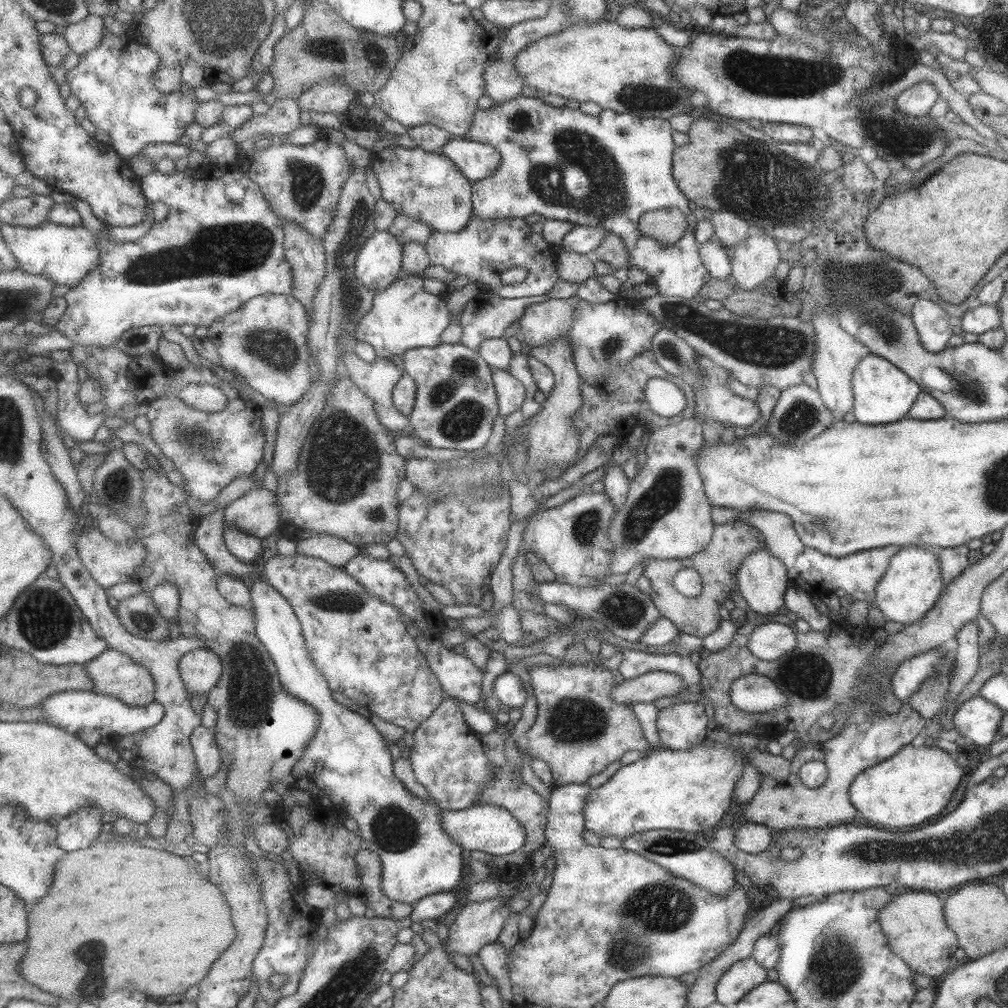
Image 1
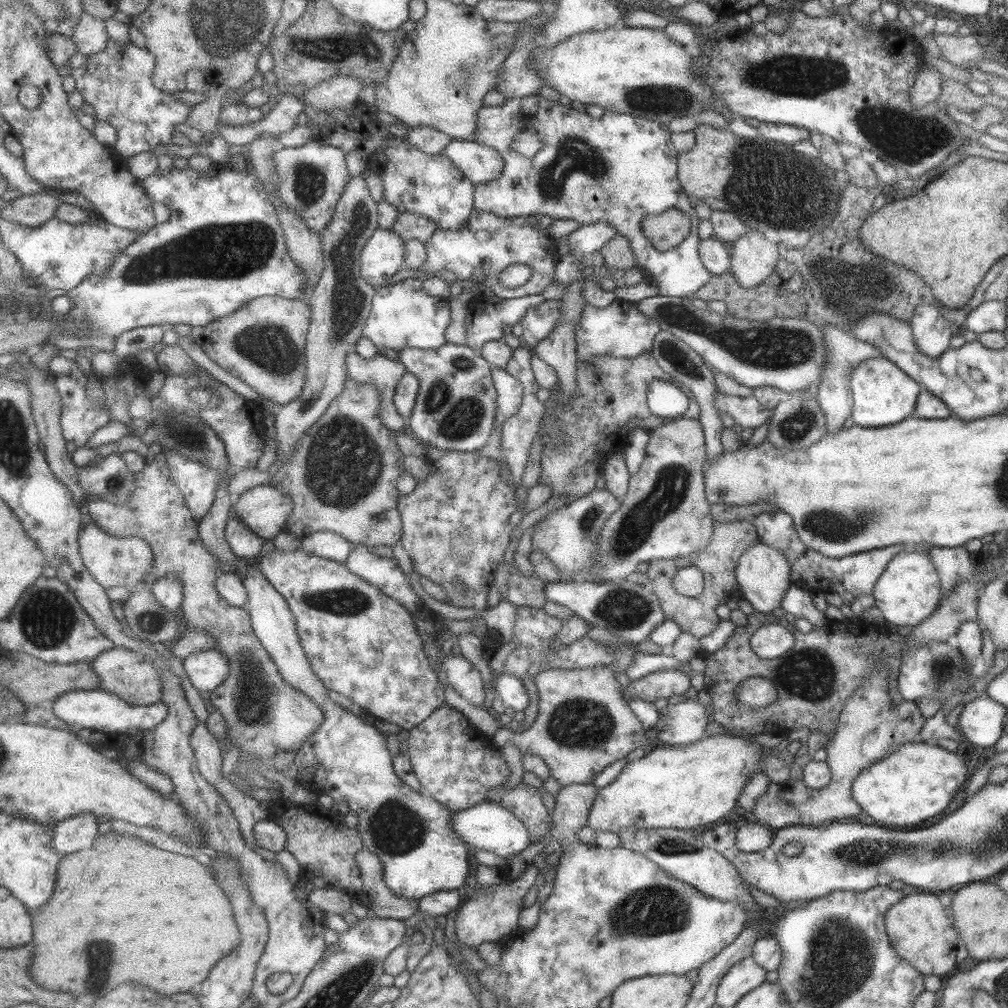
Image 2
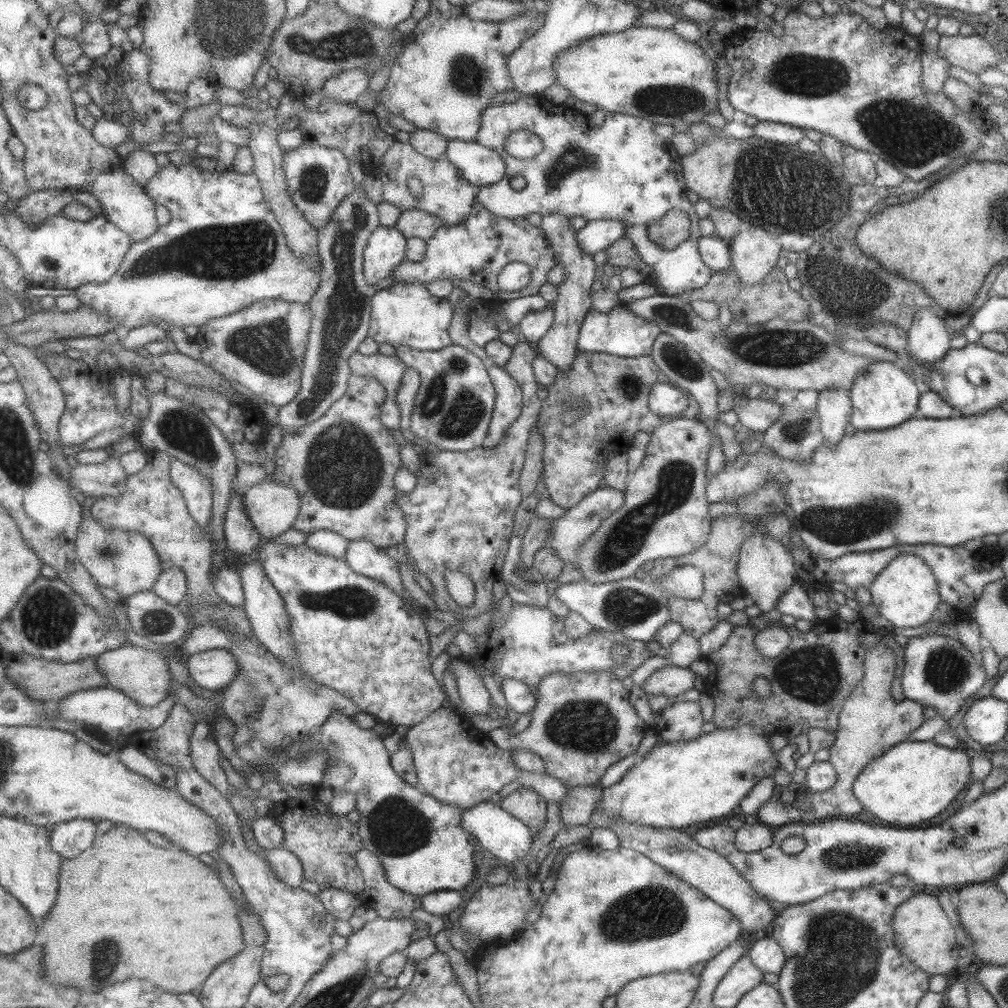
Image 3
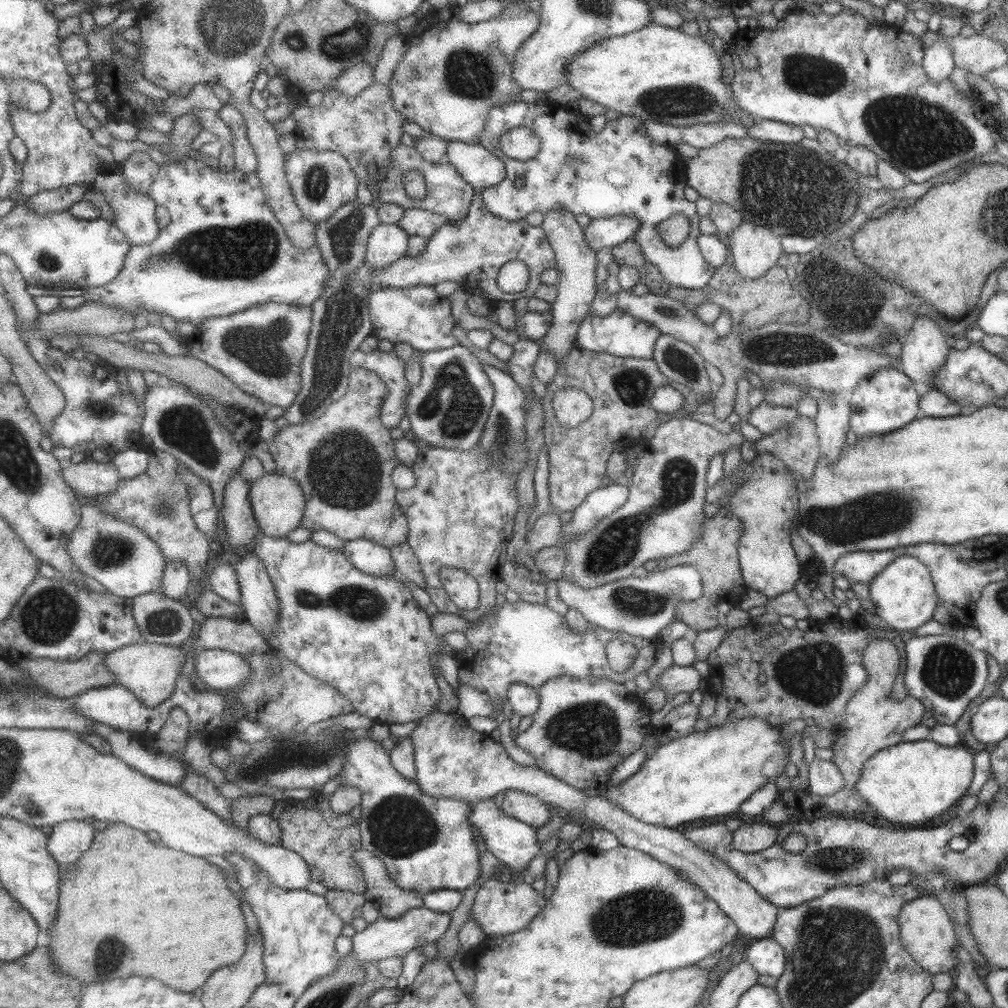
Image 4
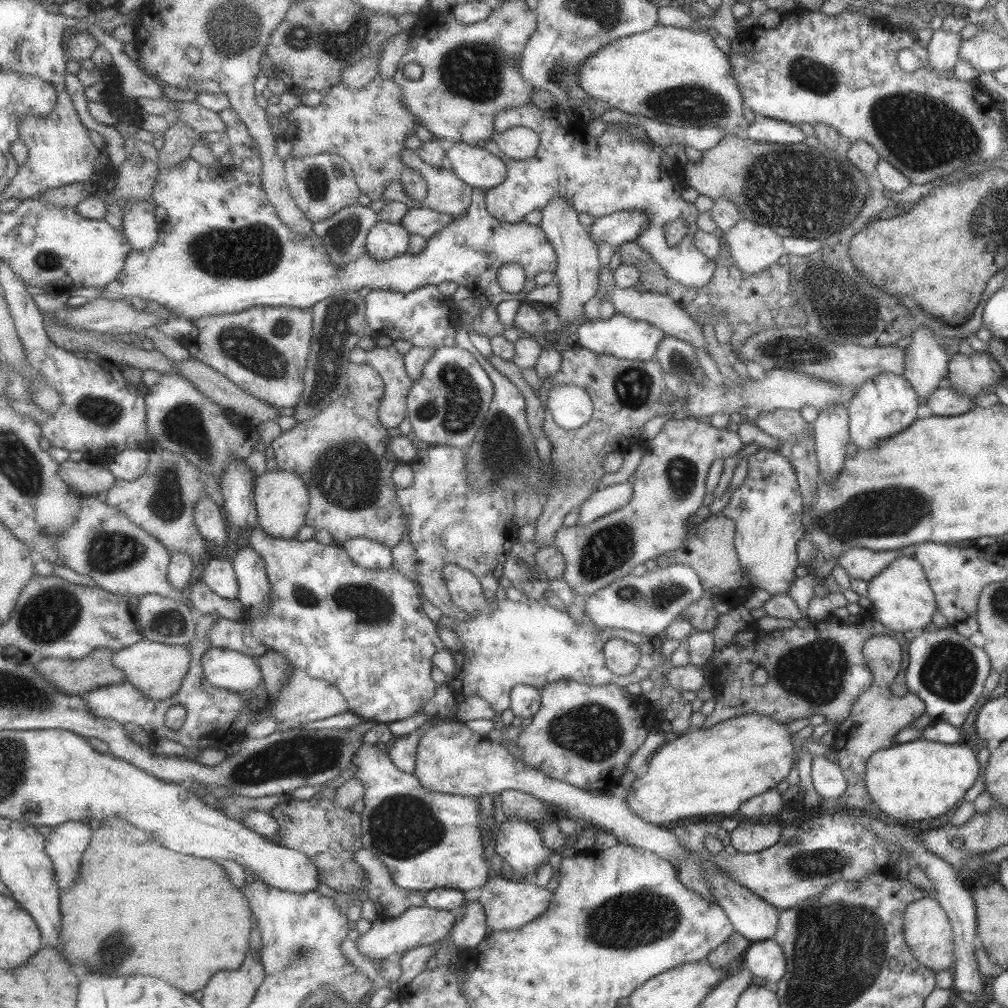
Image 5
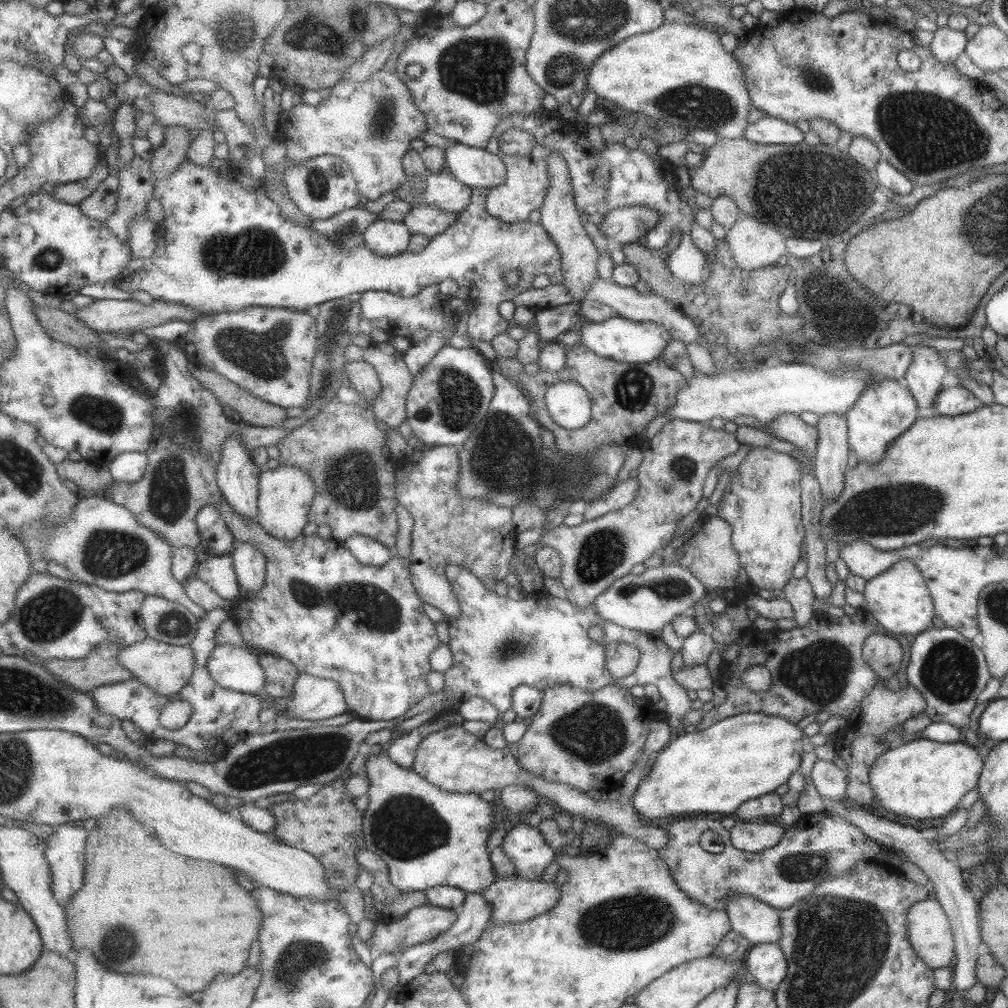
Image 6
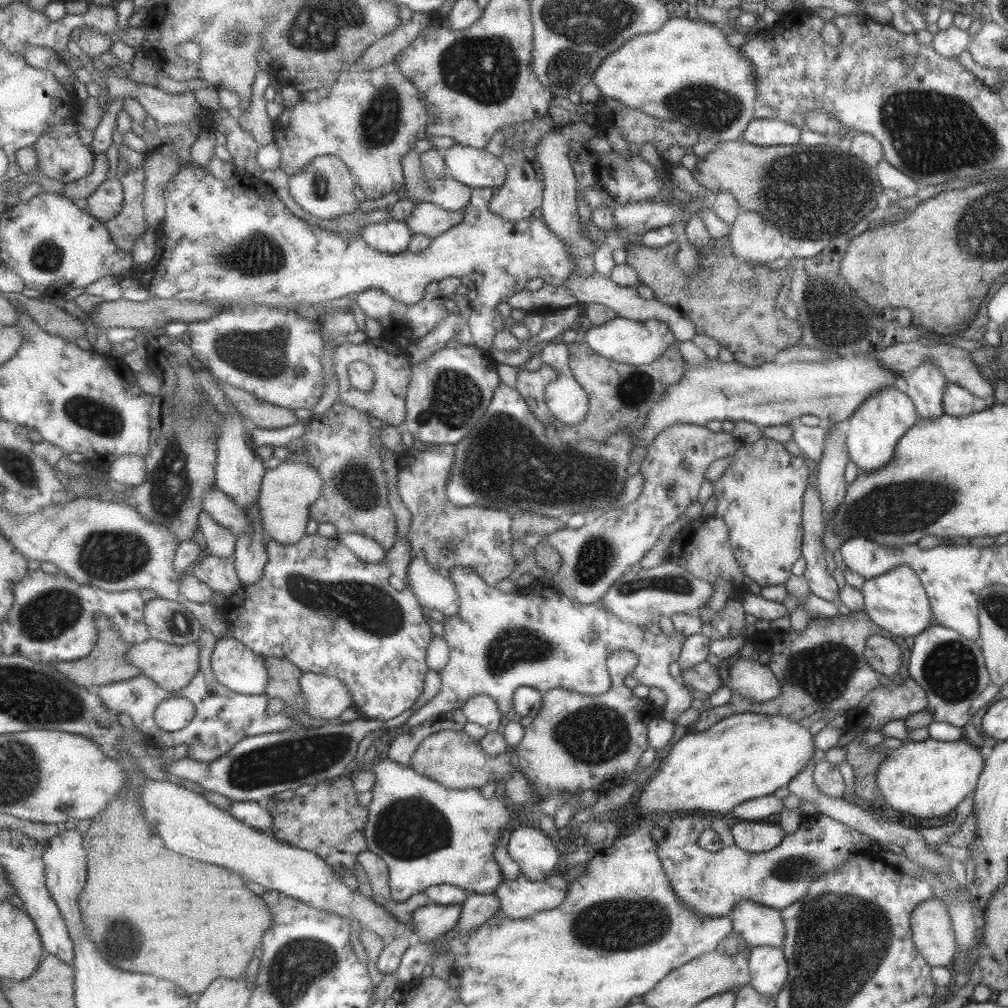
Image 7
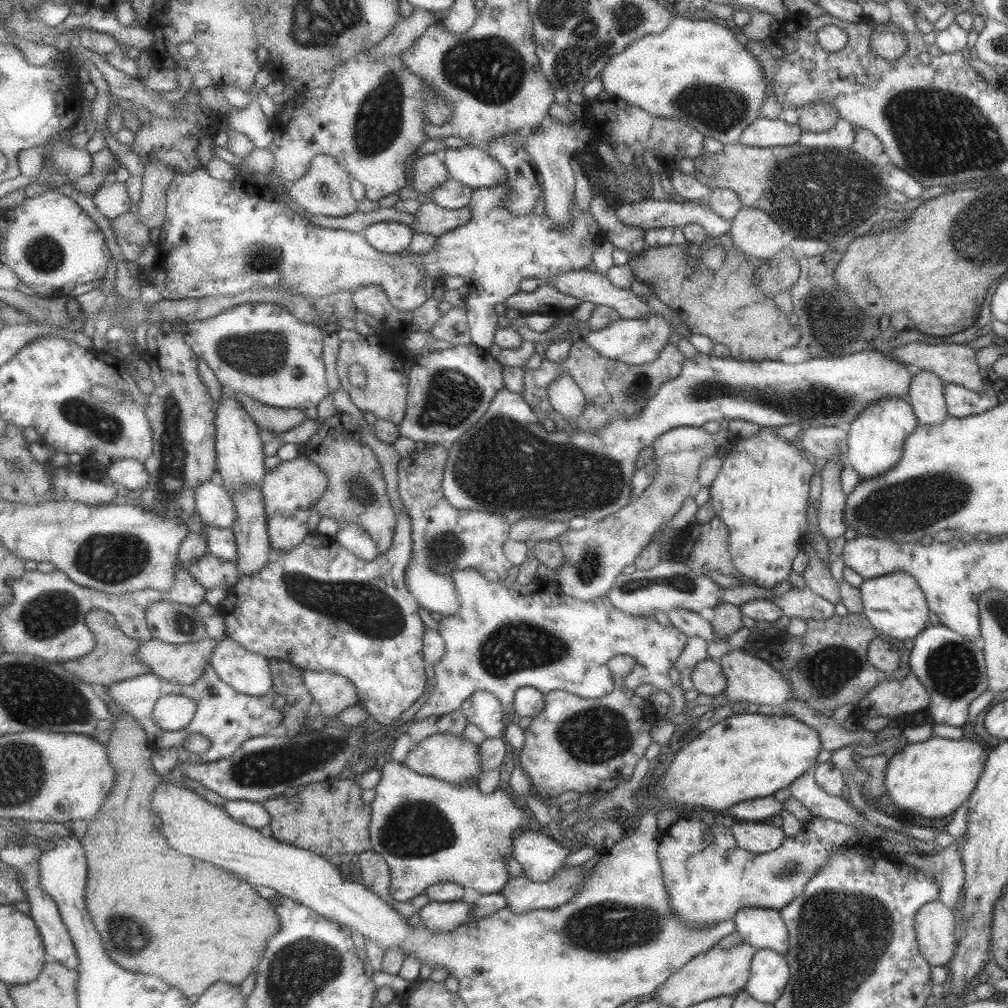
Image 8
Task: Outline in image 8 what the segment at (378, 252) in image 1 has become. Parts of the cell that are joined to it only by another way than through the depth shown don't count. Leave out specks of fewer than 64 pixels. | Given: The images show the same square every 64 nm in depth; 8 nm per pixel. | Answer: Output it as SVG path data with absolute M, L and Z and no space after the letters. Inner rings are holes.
M381 221L366 228L364 233L376 250L388 254L404 254L410 249L417 232L404 222Z

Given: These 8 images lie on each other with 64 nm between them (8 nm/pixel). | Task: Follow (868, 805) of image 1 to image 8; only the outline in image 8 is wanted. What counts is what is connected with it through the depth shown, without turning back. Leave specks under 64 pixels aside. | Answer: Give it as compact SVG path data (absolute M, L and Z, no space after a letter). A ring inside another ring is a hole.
M931 736L928 740L902 745L888 756L884 768L885 793L903 810L913 810L925 818L943 818L965 803L975 788L987 754L979 738L949 740Z

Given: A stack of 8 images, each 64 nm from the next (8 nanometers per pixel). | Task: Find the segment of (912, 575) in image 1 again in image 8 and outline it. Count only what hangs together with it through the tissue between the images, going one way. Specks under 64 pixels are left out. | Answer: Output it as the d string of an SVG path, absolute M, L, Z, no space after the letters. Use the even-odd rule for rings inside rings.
M895 571L863 579L858 590L862 602L862 614L884 639L903 641L905 638L915 638L929 624L929 610L924 593L908 572Z

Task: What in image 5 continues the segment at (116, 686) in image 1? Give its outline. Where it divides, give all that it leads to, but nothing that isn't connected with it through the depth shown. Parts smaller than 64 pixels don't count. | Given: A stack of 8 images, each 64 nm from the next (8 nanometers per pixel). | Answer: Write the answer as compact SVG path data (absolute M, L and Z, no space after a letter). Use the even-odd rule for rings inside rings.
M147 638L136 642L136 645L117 651L113 665L126 674L126 680L134 684L145 696L155 702L175 696L183 684L185 675L192 664L192 651L189 646L172 646L153 642Z

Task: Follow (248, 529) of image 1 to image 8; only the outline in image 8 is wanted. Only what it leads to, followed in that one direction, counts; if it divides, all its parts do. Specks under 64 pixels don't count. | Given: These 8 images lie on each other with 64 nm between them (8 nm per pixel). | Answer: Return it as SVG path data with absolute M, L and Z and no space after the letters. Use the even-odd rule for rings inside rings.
M297 456L283 461L275 470L269 471L261 484L268 514L269 534L272 548L285 552L299 546L309 536L307 520L314 507L329 486L328 474L308 456Z

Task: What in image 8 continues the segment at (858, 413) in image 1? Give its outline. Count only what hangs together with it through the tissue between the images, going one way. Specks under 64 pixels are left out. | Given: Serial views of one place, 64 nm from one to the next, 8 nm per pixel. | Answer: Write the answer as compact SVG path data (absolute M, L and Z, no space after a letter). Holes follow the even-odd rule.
M883 397L870 402L850 423L846 424L848 454L846 464L858 474L859 479L868 479L889 470L901 456L903 439L913 432L918 420L907 398Z

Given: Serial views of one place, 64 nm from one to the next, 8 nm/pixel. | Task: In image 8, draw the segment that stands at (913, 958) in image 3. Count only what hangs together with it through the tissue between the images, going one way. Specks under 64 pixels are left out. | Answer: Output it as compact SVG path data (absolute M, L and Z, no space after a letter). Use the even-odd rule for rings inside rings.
M941 901L925 902L913 917L918 951L930 966L949 965L958 946L954 910Z

